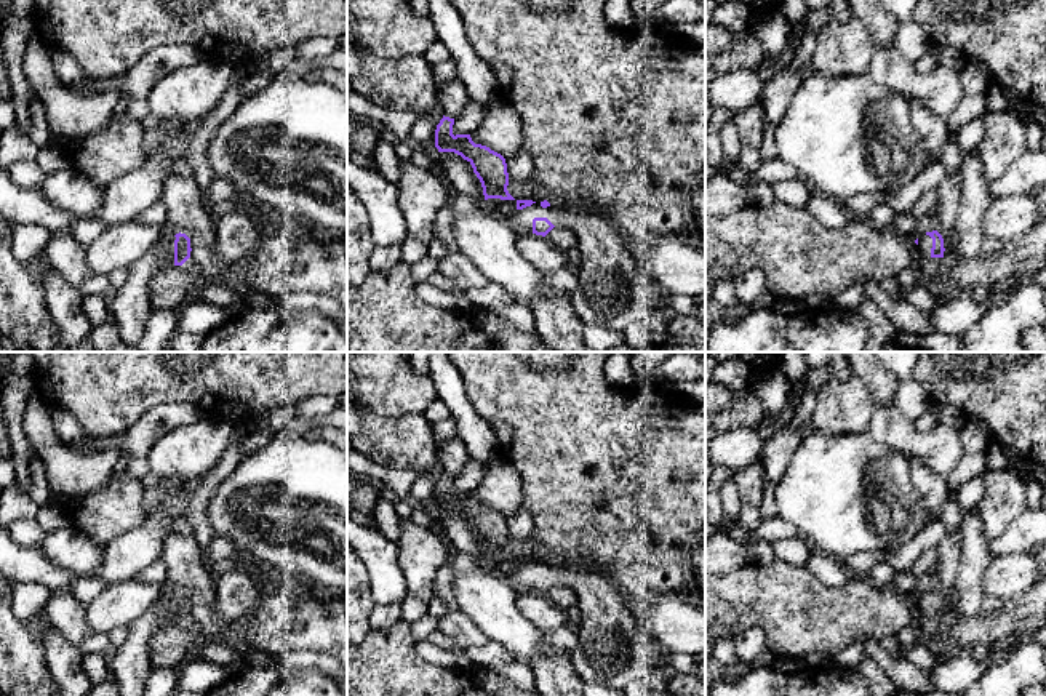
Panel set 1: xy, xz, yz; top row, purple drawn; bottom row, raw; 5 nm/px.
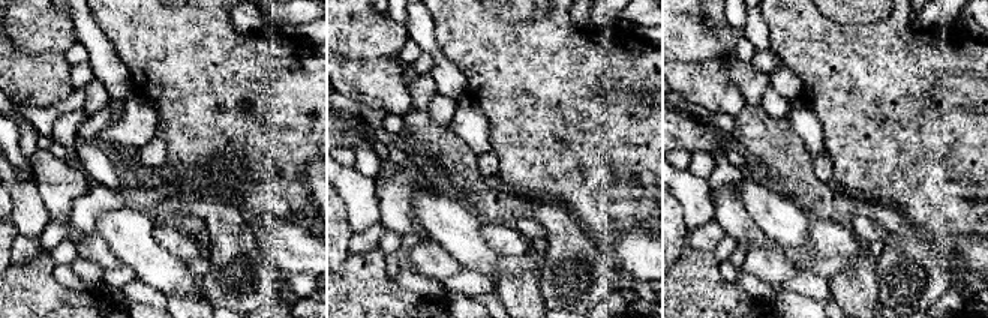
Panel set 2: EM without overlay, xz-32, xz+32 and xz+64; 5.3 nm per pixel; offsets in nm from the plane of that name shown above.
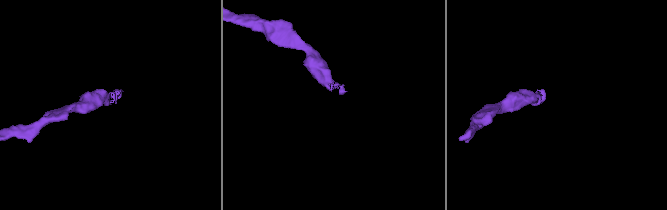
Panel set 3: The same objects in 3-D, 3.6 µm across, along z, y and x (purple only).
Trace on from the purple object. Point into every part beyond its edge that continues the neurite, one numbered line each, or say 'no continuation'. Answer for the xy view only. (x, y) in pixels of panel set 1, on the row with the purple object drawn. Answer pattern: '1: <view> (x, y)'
1: xy (167, 242)

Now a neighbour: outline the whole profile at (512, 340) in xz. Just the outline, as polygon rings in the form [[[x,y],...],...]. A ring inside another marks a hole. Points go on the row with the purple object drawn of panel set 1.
[[[513,325],[502,330],[499,349],[502,352],[553,352],[534,334],[525,333]]]

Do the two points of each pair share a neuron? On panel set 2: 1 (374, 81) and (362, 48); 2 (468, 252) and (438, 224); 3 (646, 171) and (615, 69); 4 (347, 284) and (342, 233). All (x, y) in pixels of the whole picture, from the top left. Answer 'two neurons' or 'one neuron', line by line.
1: two neurons
2: one neuron
3: one neuron
4: two neurons

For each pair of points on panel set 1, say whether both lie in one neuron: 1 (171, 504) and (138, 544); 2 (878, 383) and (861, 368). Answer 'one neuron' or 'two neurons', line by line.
1: one neuron
2: one neuron

